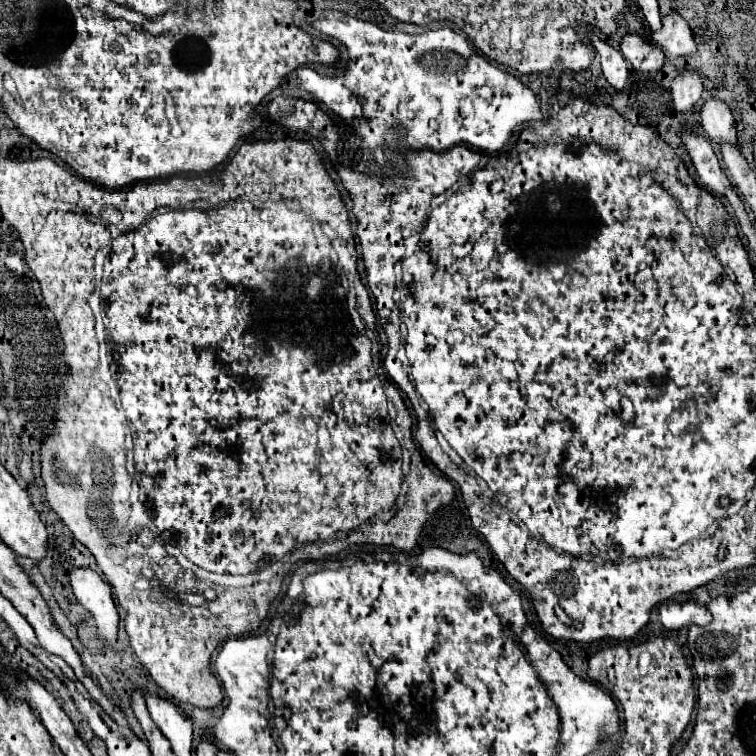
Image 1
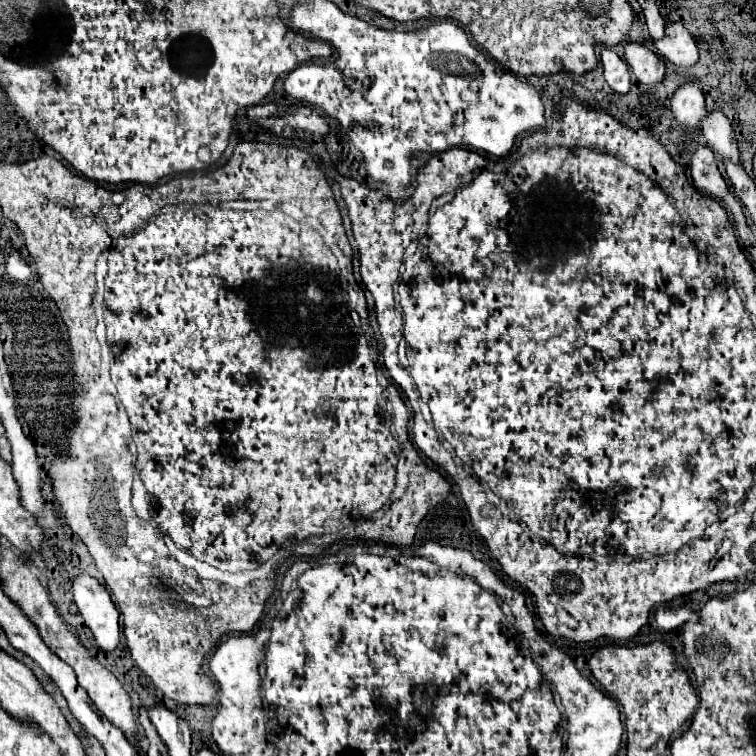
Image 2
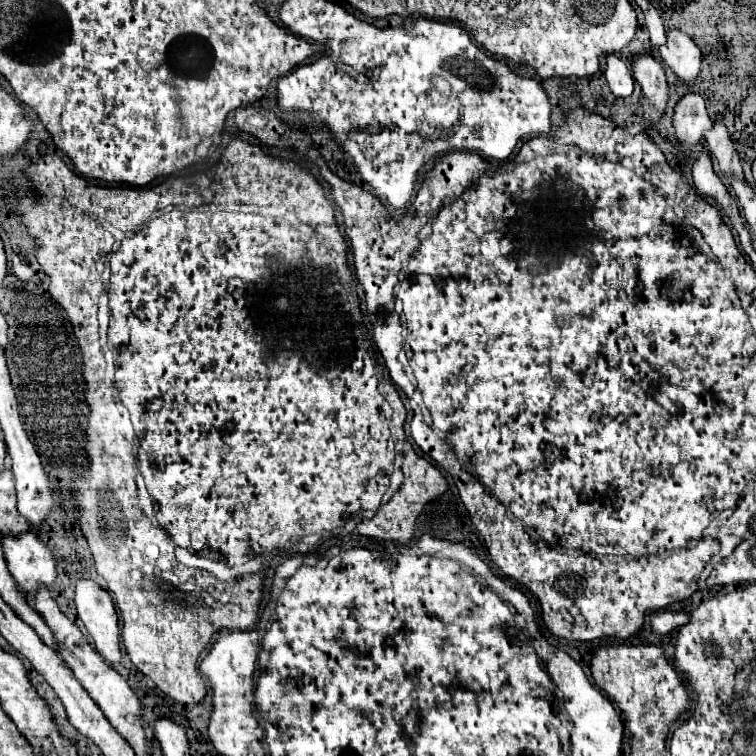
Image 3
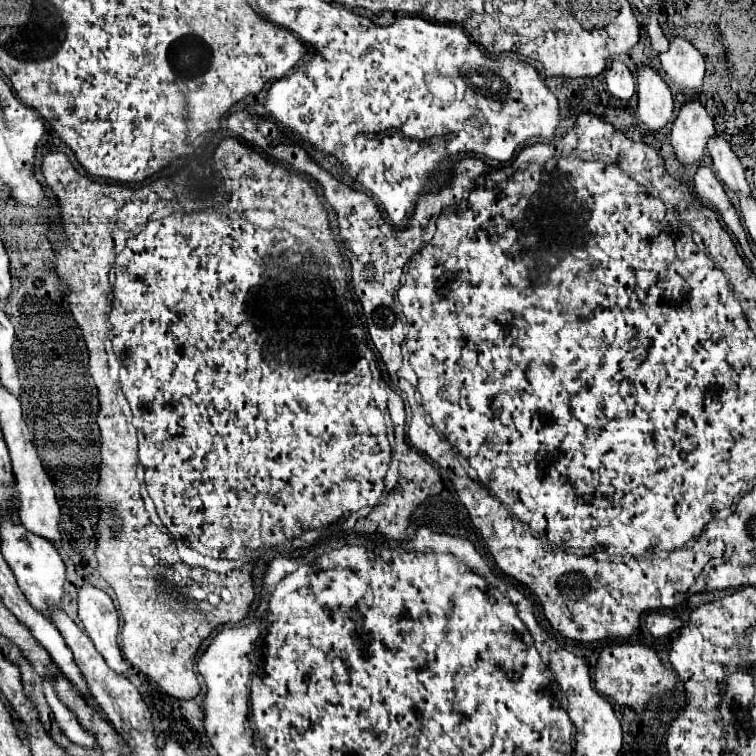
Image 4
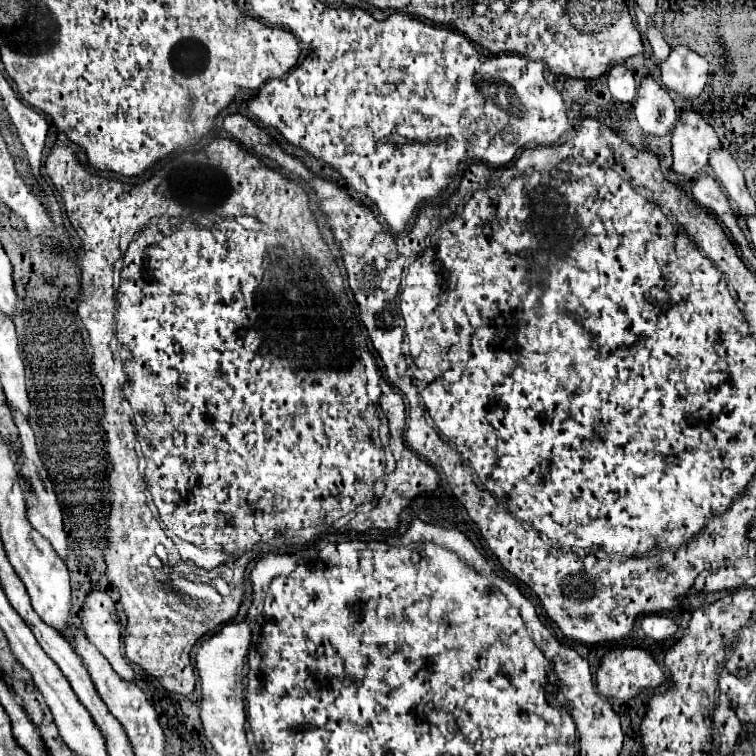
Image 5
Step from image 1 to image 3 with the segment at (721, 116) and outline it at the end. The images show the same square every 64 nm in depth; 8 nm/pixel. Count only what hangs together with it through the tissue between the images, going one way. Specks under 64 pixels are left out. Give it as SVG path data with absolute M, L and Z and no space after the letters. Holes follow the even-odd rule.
M716 120L714 126L704 132L704 138L706 138L708 150L716 158L718 168L722 170L722 174L726 174L726 176L734 174L734 176L744 178L740 158L738 158L738 152L734 148L734 142L730 138L730 132L720 120Z

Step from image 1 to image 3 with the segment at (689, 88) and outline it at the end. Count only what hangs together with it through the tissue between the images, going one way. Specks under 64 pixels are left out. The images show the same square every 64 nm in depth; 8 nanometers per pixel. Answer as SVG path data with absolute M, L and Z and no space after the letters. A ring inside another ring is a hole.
M688 92L674 106L674 128L676 138L682 146L696 146L704 132L712 128L712 120L706 112L706 102L700 94Z

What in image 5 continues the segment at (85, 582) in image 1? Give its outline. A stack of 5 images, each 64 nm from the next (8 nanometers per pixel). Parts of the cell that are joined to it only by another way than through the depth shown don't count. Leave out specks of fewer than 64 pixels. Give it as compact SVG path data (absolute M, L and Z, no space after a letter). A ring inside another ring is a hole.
M92 590L90 594L86 594L82 604L82 628L88 640L110 662L112 670L118 672L124 680L132 682L134 672L128 660L122 656L122 642L120 642L122 624L116 614L114 602L106 592Z

